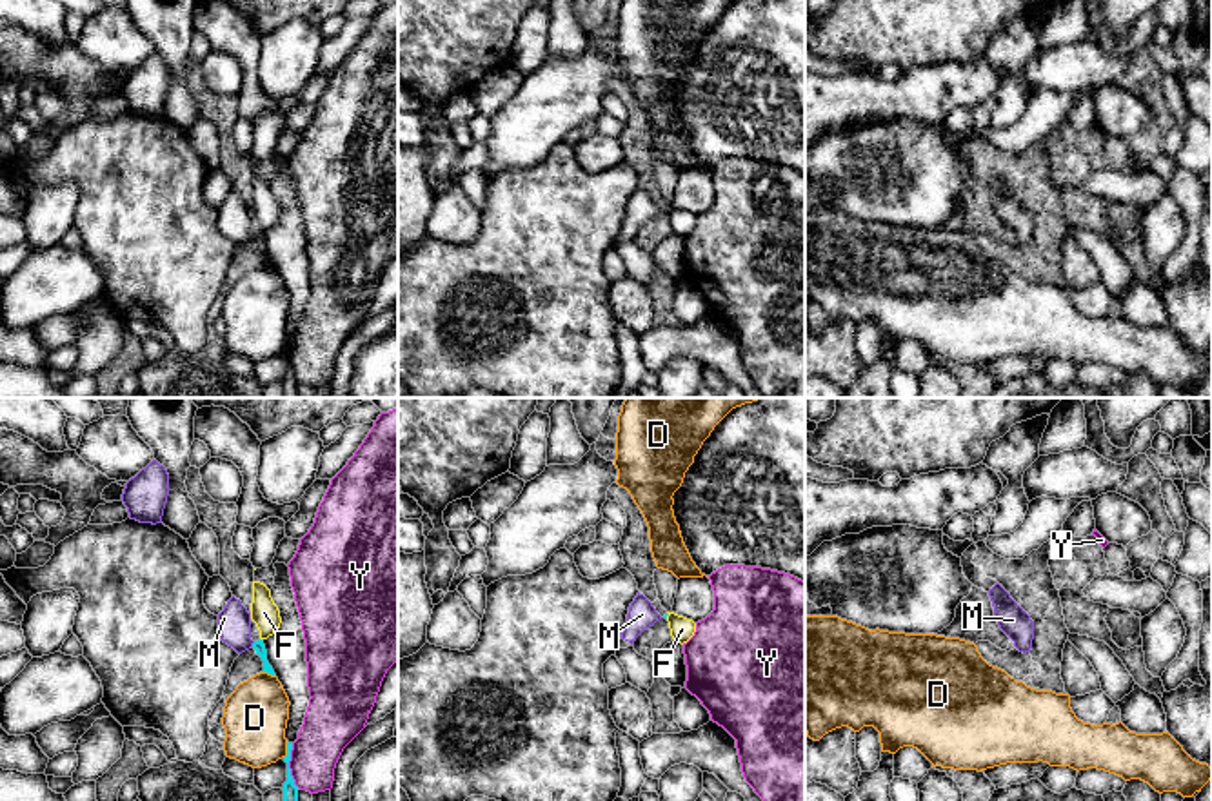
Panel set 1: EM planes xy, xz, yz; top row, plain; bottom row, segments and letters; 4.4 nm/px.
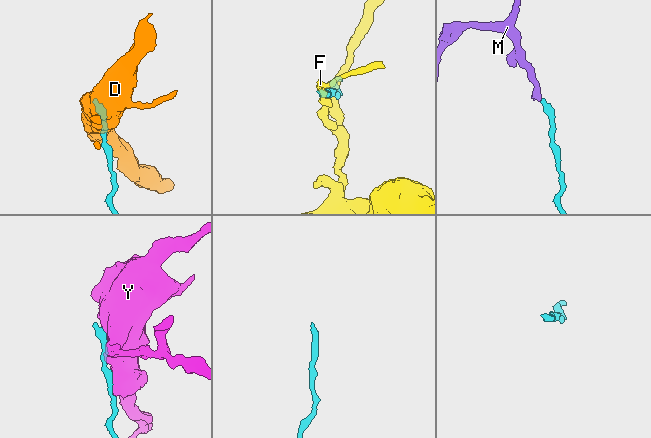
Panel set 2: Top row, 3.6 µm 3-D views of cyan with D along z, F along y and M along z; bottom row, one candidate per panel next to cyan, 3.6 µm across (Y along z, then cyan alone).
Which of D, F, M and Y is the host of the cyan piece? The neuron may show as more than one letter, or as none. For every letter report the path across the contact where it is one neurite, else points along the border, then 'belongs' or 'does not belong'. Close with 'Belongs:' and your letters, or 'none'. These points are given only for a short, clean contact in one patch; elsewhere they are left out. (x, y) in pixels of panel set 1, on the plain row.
D: along xy (288, 335), (284, 351) | does not belong
F: does not belong
M: across xy (258, 238), (253, 237), (233, 215) | belongs
Y: does not belong
Belongs: M

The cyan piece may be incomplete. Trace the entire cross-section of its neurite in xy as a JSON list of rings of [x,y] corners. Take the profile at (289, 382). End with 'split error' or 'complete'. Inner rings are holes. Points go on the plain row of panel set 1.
[[[287,334],[287,349],[283,354],[287,356],[287,374],[283,376],[283,398],[300,398],[298,396],[298,380],[294,378],[294,372],[291,369],[289,354],[291,354],[291,343],[293,336]]]; complete

